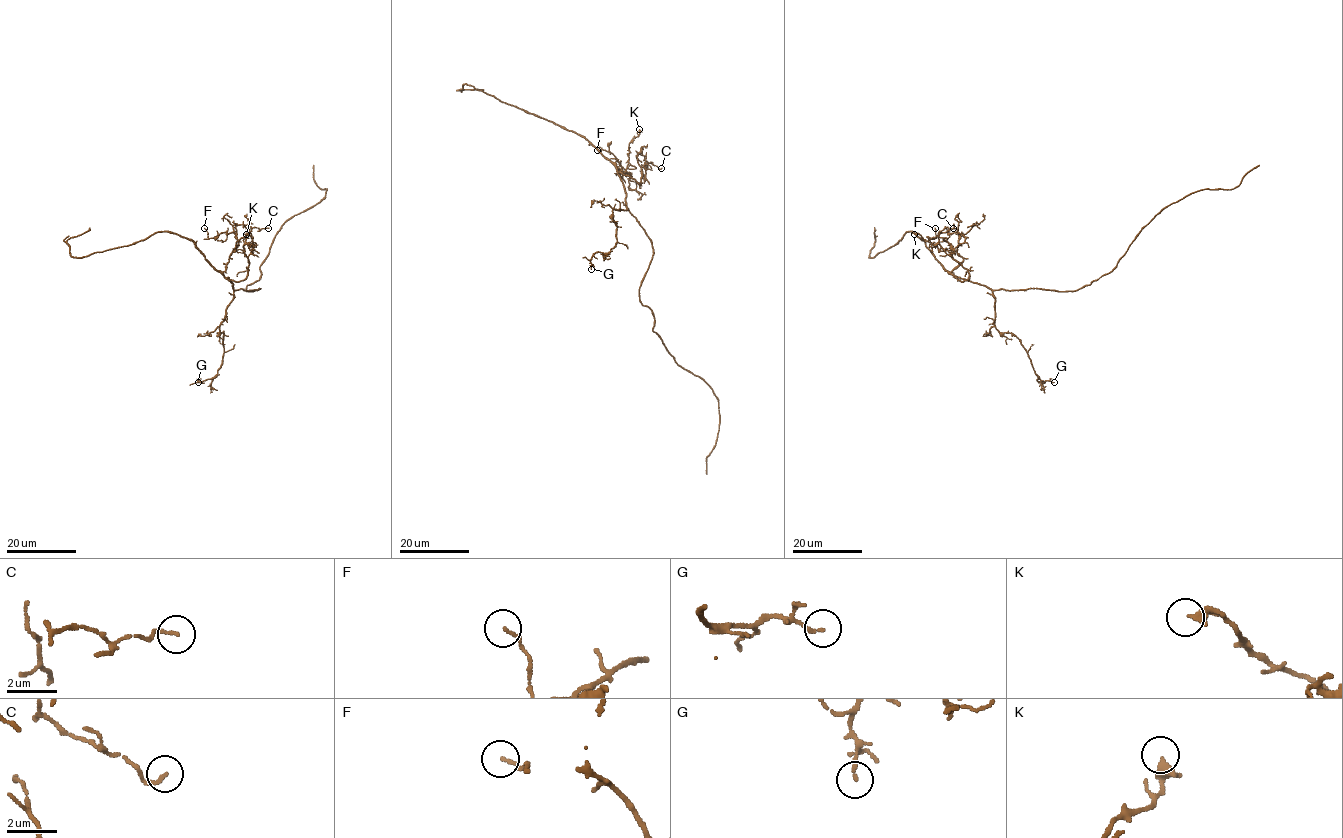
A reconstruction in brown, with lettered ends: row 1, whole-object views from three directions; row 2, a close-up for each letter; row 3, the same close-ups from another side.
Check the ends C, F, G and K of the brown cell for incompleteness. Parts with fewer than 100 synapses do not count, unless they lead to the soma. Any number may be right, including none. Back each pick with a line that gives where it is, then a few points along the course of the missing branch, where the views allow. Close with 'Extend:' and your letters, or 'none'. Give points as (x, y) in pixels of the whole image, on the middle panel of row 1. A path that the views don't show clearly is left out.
Extend: none

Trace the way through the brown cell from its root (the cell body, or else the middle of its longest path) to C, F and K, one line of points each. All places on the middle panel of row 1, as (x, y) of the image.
C: (648, 235), (627, 207), (617, 173), (641, 183), (639, 153), (661, 168)
F: (648, 235), (627, 207), (624, 187), (616, 167), (622, 178), (625, 172), (631, 173), (610, 152), (597, 150)
K: (648, 235), (627, 207), (624, 187), (616, 167), (622, 178), (627, 169), (629, 144), (638, 135), (639, 129)

